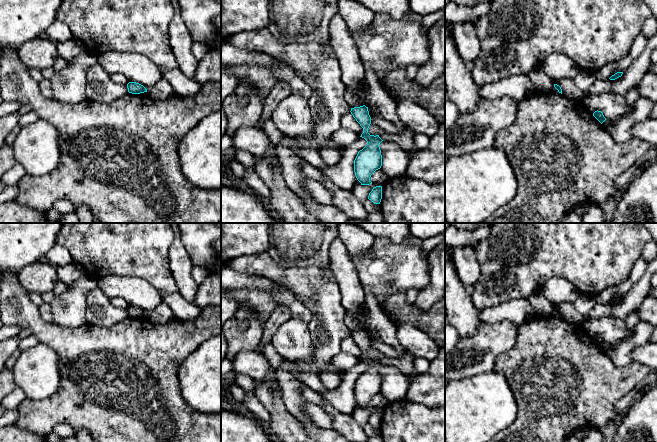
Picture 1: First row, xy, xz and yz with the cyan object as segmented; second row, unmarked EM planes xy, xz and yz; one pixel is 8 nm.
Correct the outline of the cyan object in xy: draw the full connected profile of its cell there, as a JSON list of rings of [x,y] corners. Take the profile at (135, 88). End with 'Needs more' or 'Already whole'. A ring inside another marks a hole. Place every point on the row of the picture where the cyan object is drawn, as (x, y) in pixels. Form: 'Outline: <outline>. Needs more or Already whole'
Outline: [[[129,82],[127,84],[127,88],[128,88],[128,92],[132,94],[140,94],[147,92],[147,89],[143,85],[136,82]]]. Already whole

